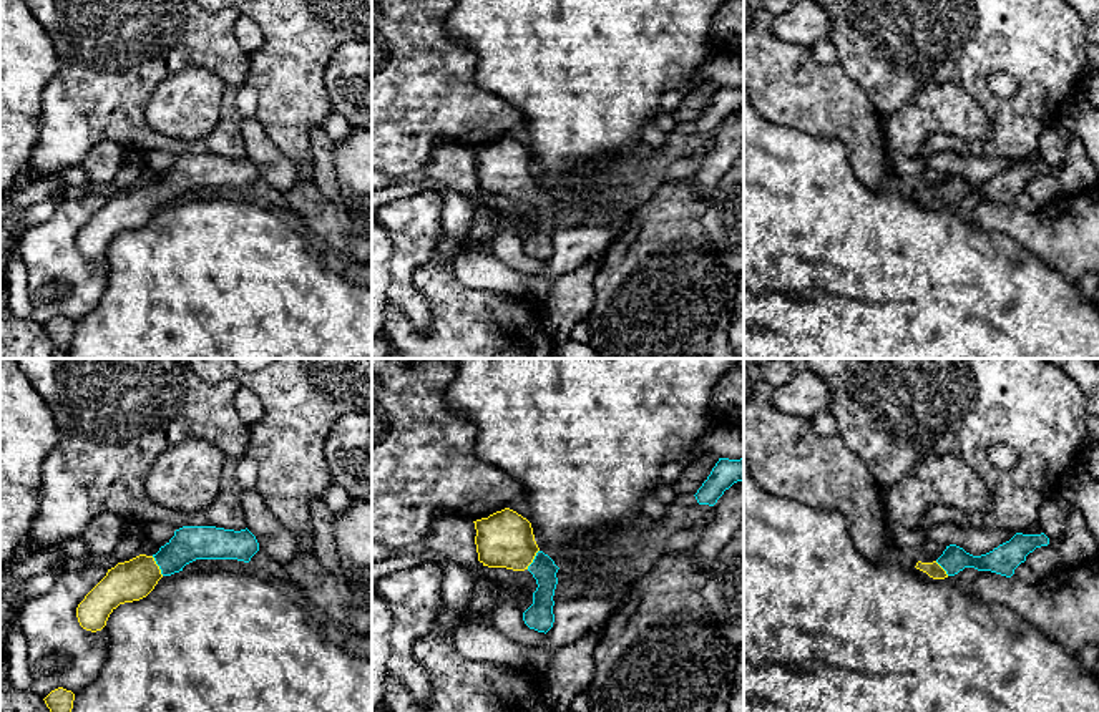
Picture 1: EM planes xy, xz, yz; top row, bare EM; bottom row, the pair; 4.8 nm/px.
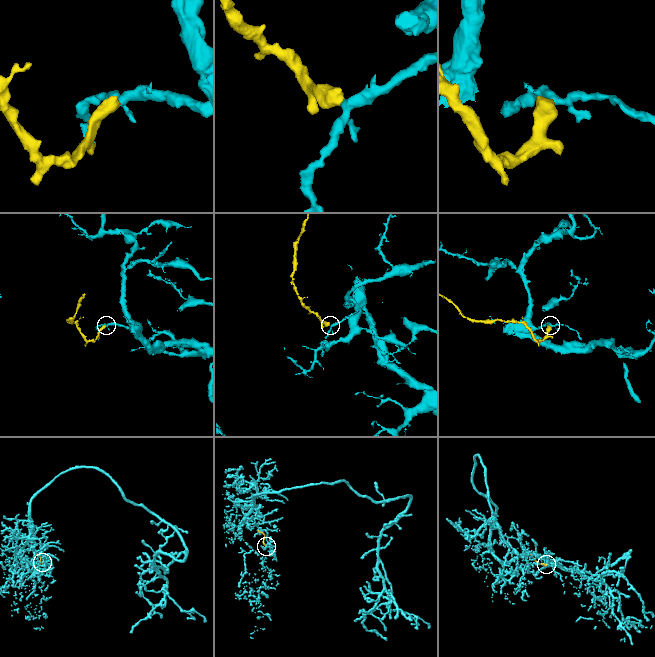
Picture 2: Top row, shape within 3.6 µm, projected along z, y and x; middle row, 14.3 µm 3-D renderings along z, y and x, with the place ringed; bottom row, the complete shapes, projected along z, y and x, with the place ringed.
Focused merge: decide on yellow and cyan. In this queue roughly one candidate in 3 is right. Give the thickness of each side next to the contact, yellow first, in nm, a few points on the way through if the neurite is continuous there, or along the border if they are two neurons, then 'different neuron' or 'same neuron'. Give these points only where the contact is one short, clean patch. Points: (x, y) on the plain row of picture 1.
200 nm thick on the yellow side, 170 nm on the other; runs through xy (133, 208), (158, 195), (190, 171); same neuron

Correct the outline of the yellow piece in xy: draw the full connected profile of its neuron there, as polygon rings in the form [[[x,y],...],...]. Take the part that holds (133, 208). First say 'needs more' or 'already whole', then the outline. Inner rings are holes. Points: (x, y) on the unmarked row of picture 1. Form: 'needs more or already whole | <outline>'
needs more | [[[183,154],[156,183],[139,183],[108,198],[78,232],[78,251],[86,259],[101,259],[120,232],[146,226],[163,204],[179,201],[196,188],[249,191],[257,179],[259,171],[247,156],[234,159],[216,154]]]

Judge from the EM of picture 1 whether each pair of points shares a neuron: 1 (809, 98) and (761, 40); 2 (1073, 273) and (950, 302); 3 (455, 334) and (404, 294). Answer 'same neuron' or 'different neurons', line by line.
1: same neuron
2: different neurons
3: different neurons

